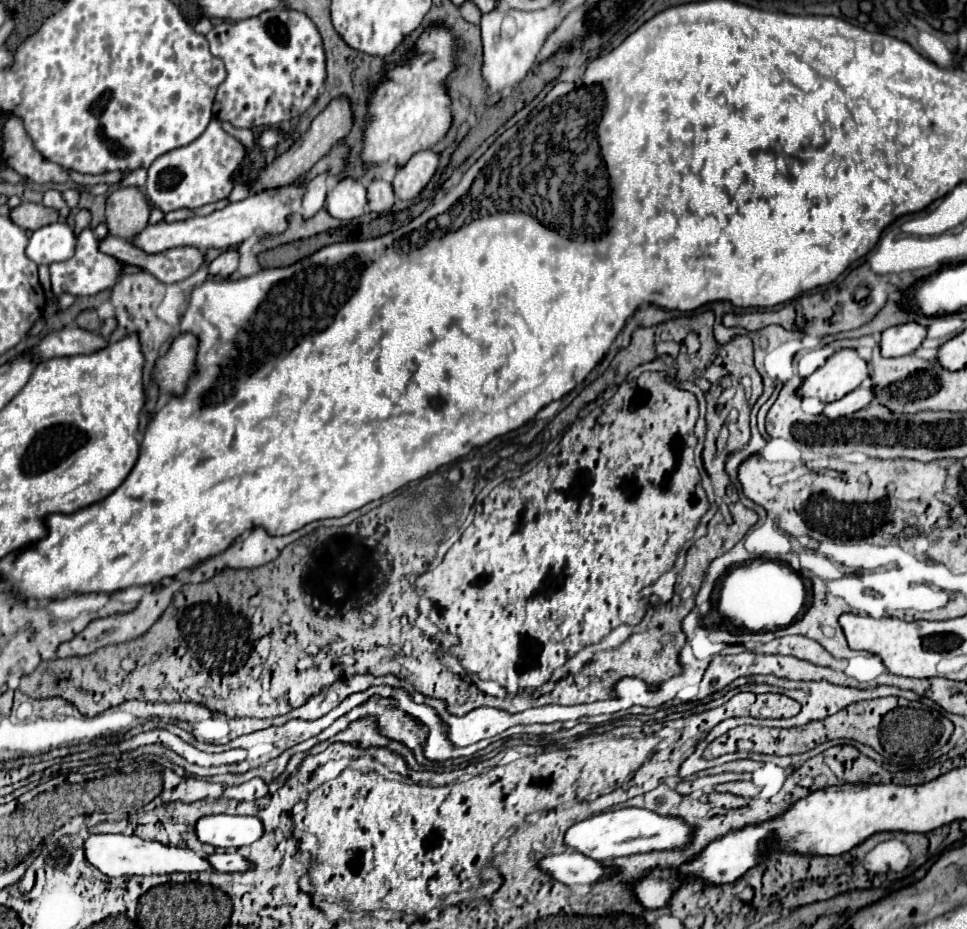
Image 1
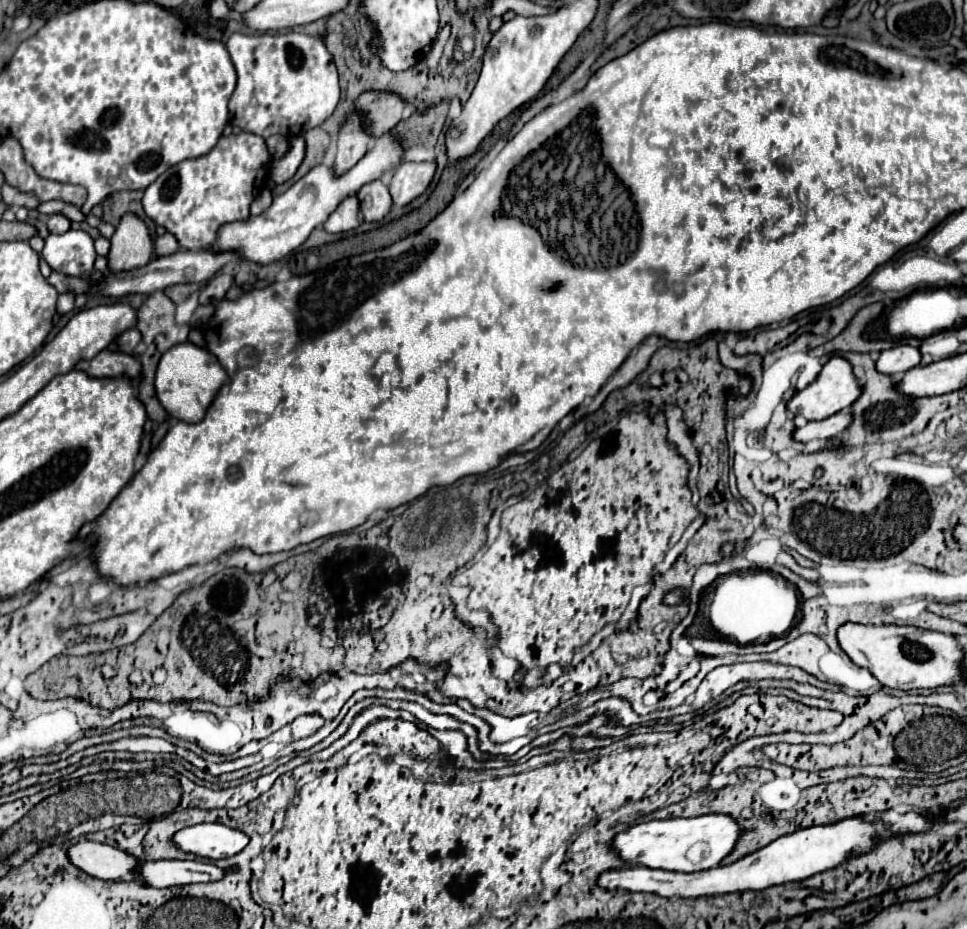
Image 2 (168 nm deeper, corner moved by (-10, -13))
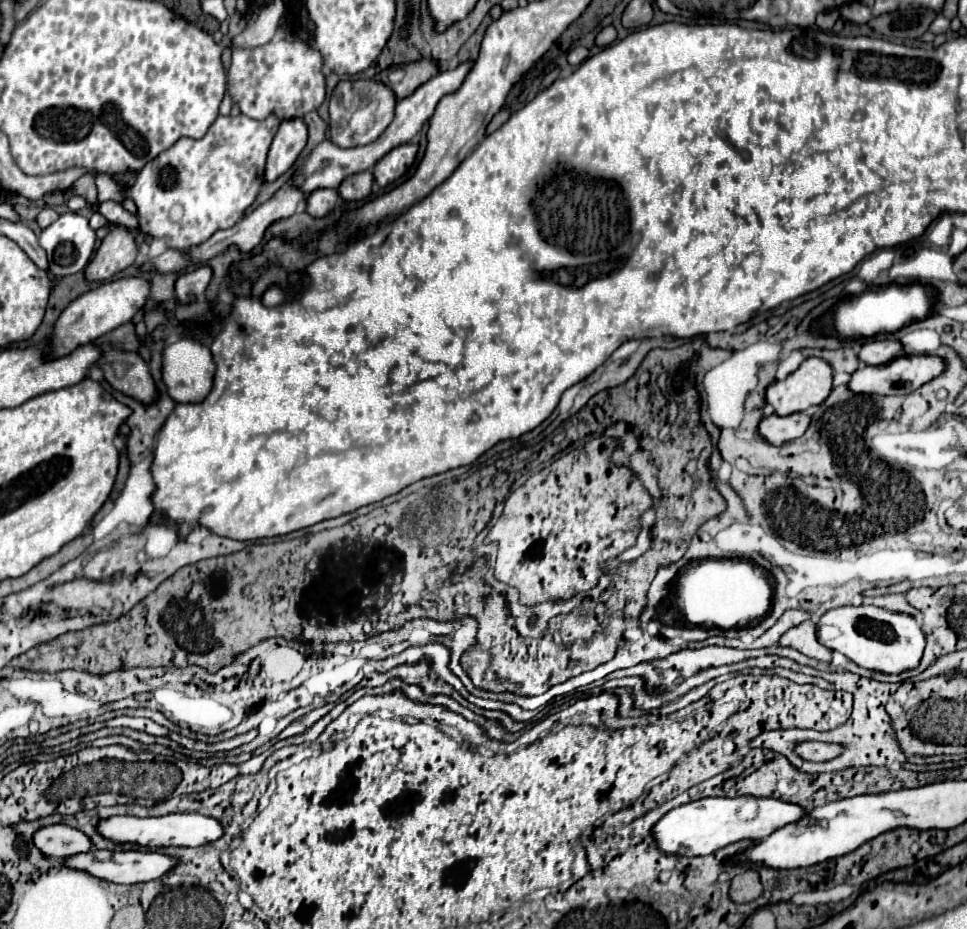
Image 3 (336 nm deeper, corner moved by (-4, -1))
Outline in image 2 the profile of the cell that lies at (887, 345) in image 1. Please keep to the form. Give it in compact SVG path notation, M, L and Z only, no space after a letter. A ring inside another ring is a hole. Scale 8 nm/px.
M896 345L892 349L886 349L880 353L880 359L876 361L876 369L884 375L902 375L912 367L920 365L920 349L912 345Z

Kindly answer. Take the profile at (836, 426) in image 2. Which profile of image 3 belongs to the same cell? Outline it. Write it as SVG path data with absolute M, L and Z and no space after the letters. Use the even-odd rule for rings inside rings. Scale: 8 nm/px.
M792 413L792 415L786 415L786 417L770 415L770 417L764 417L760 421L758 433L766 443L778 447L786 441L792 441L792 439L804 435L808 423L810 423L808 413Z

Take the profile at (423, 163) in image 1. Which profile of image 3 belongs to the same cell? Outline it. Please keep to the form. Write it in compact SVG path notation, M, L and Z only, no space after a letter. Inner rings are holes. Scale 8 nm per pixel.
M406 143L406 145L398 145L394 147L390 153L386 153L376 165L374 165L374 181L380 187L388 187L390 183L394 183L396 179L400 179L414 163L418 153L418 145L414 143Z

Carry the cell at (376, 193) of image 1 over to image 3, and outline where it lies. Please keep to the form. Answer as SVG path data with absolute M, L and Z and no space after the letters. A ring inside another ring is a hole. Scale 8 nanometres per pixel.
M362 171L362 173L356 173L356 175L352 175L352 177L346 177L346 179L338 185L340 199L344 199L344 201L360 201L360 199L364 199L366 195L370 195L372 183L374 183L372 171Z

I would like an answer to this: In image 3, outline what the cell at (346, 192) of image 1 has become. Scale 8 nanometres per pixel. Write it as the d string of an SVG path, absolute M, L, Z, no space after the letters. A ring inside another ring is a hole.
M316 189L306 197L306 211L312 217L324 217L338 203L336 189Z

